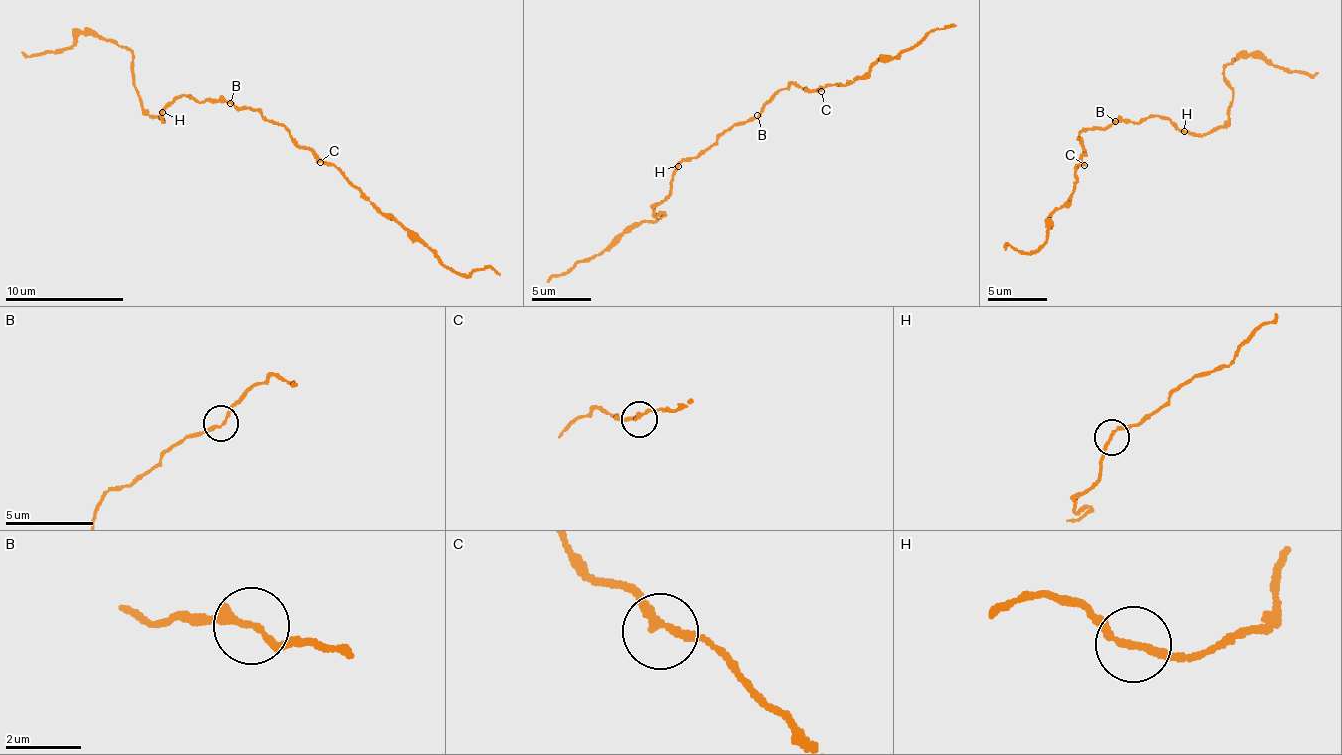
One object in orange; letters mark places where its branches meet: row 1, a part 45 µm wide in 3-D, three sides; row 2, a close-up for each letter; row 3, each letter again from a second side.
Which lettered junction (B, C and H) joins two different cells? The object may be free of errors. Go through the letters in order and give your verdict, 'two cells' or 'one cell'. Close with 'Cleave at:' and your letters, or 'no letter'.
B: one cell
C: one cell
H: one cell
Cleave at: no letter

